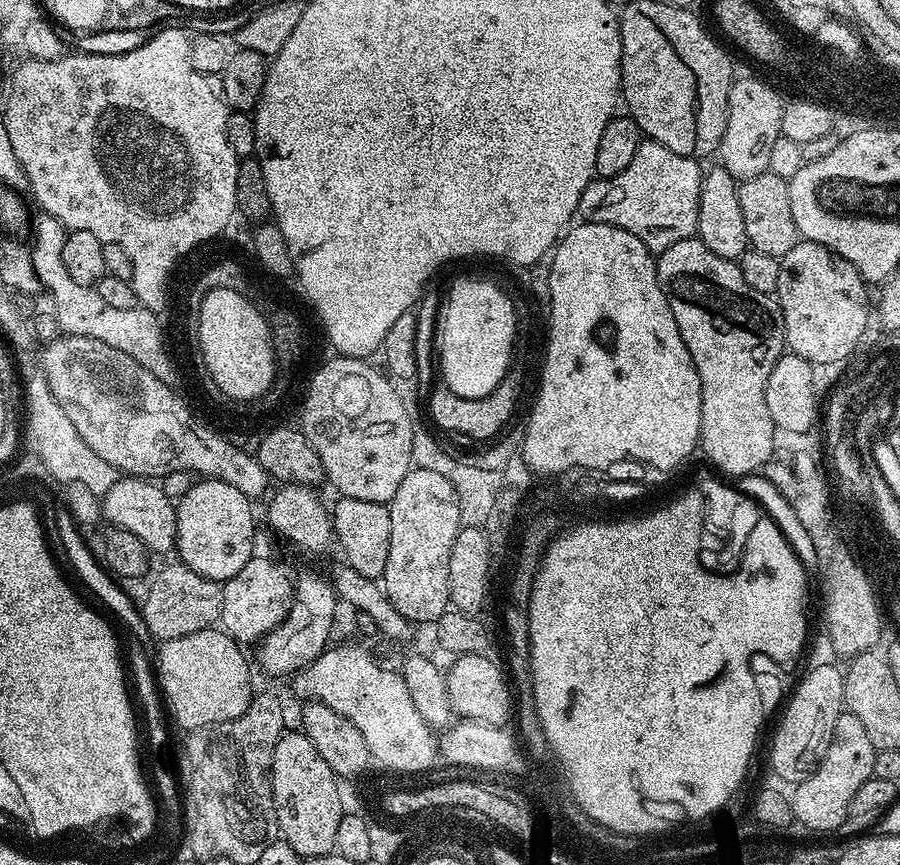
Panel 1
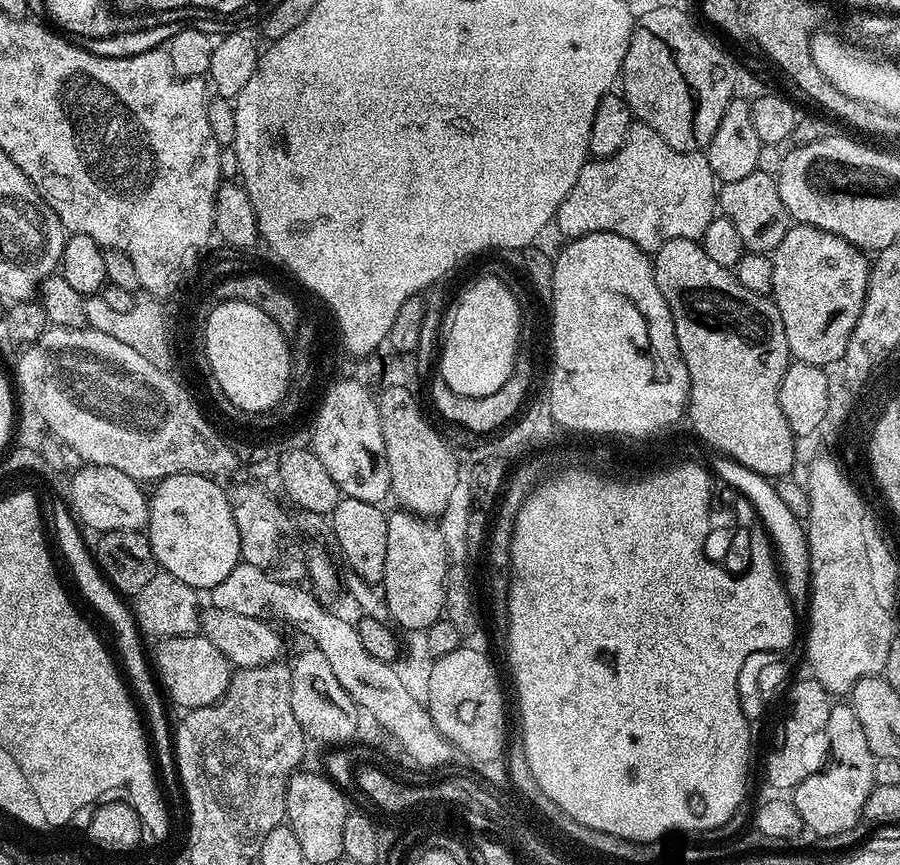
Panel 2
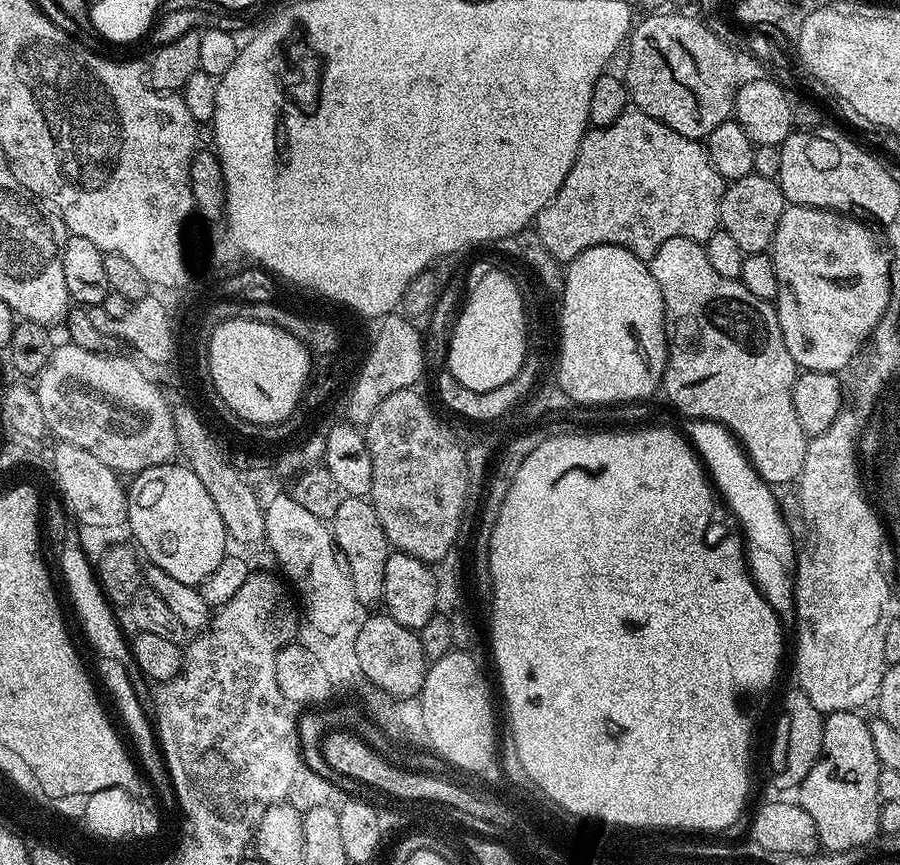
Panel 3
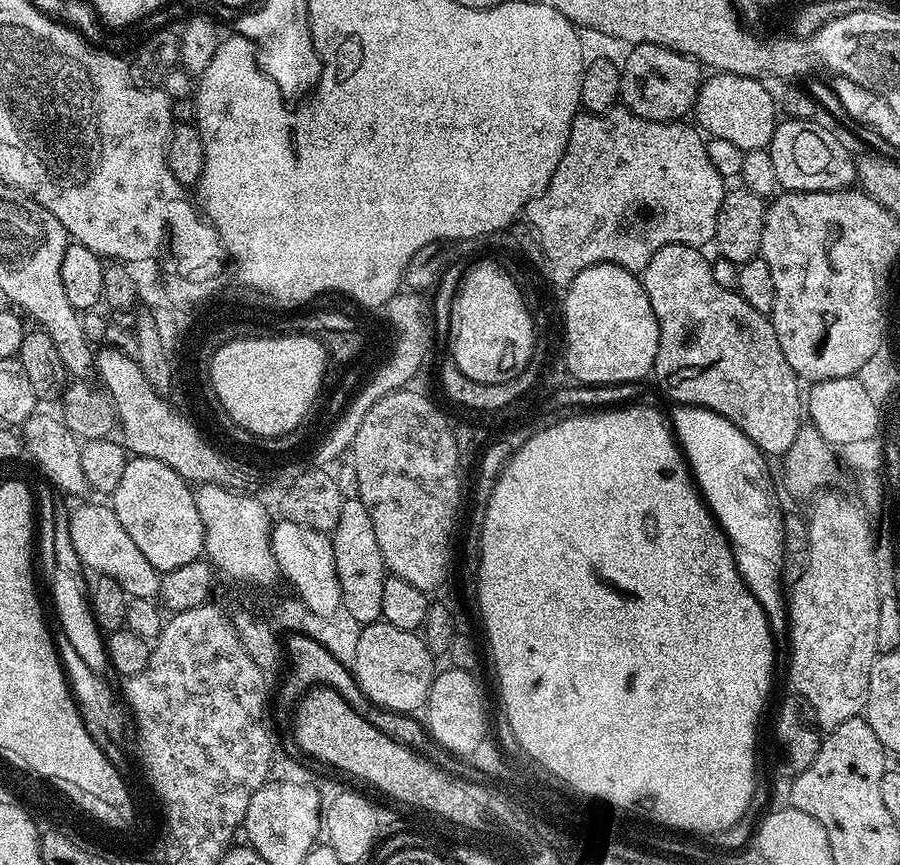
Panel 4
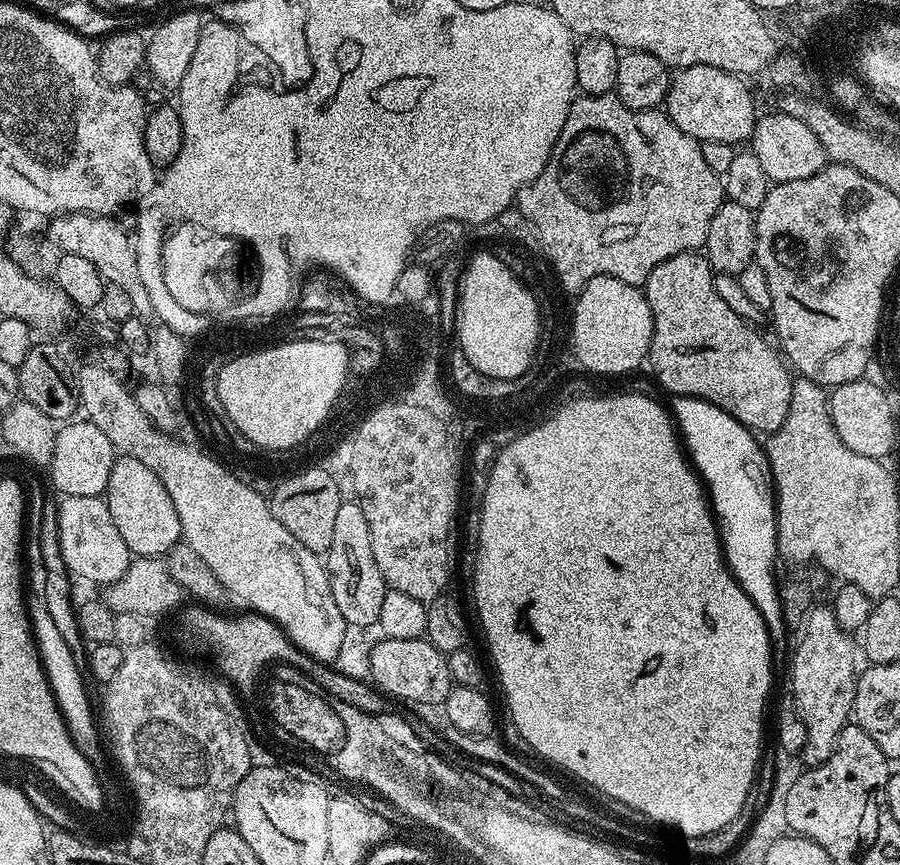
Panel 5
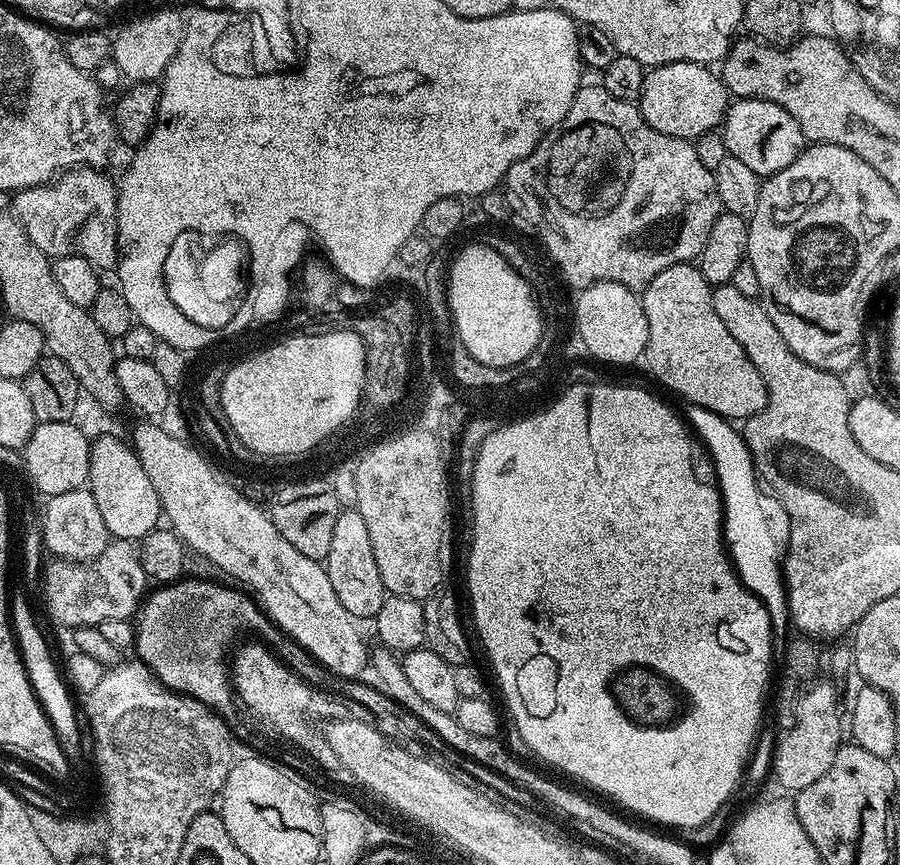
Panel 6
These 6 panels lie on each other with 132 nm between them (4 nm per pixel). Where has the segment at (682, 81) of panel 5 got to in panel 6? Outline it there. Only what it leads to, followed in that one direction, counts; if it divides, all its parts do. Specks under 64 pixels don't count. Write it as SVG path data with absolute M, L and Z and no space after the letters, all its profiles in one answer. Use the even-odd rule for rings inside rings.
M694 62L657 64L645 75L638 107L642 118L658 134L695 141L697 136L717 131L728 113L730 93L723 79L711 67Z

